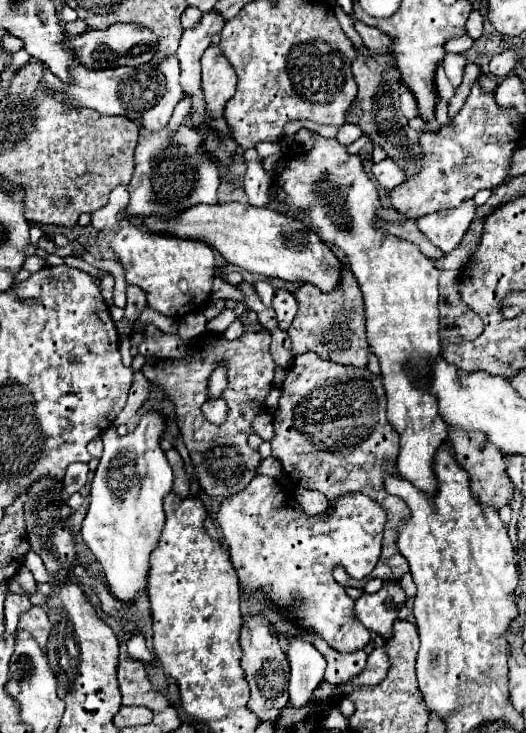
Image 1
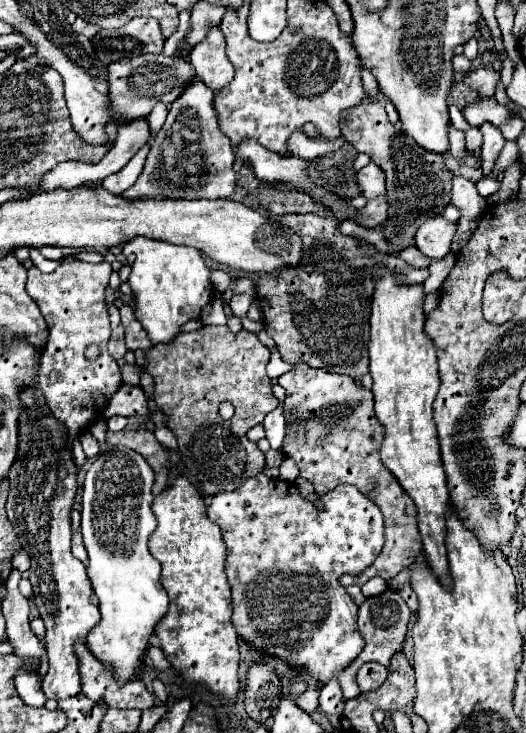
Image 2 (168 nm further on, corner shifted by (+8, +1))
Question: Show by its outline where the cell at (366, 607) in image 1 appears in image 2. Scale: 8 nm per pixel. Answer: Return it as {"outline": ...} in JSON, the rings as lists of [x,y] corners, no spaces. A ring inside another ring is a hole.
{"outline":[[[388,589],[380,597],[366,599],[364,605],[360,605],[360,613],[358,613],[358,627],[360,627],[360,633],[362,633],[364,641],[366,641],[366,647],[358,655],[358,659],[352,663],[352,667],[360,669],[368,661],[378,661],[378,663],[382,663],[382,665],[388,667],[390,659],[398,651],[402,651],[402,645],[404,645],[404,639],[406,639],[408,621],[410,621],[408,605],[404,603],[404,599],[396,591]]]}

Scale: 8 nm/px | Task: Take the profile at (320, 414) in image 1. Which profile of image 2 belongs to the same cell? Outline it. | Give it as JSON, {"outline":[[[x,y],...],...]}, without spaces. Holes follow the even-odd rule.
{"outline":[[[298,363],[294,371],[284,373],[278,383],[286,389],[286,403],[284,409],[290,413],[302,413],[306,417],[306,427],[308,433],[300,433],[294,439],[290,435],[286,435],[284,439],[284,453],[288,457],[292,457],[298,467],[300,467],[300,475],[308,481],[314,483],[314,489],[318,495],[324,495],[328,491],[332,491],[334,487],[338,487],[340,483],[348,483],[360,489],[360,493],[364,493],[370,501],[374,501],[382,515],[384,515],[384,547],[382,553],[376,557],[376,561],[366,567],[360,575],[342,575],[340,583],[344,587],[348,585],[364,585],[366,581],[370,581],[372,577],[382,577],[386,581],[390,581],[396,573],[400,573],[402,569],[406,569],[420,553],[422,553],[422,541],[420,541],[420,533],[418,533],[418,523],[416,523],[416,507],[412,503],[412,499],[408,499],[408,495],[404,493],[404,489],[400,487],[398,479],[382,465],[380,461],[380,443],[384,439],[384,427],[380,425],[380,421],[374,415],[374,397],[368,389],[364,389],[362,385],[356,385],[348,375],[336,375],[336,373],[328,373],[324,369],[312,369],[304,363]]]}

